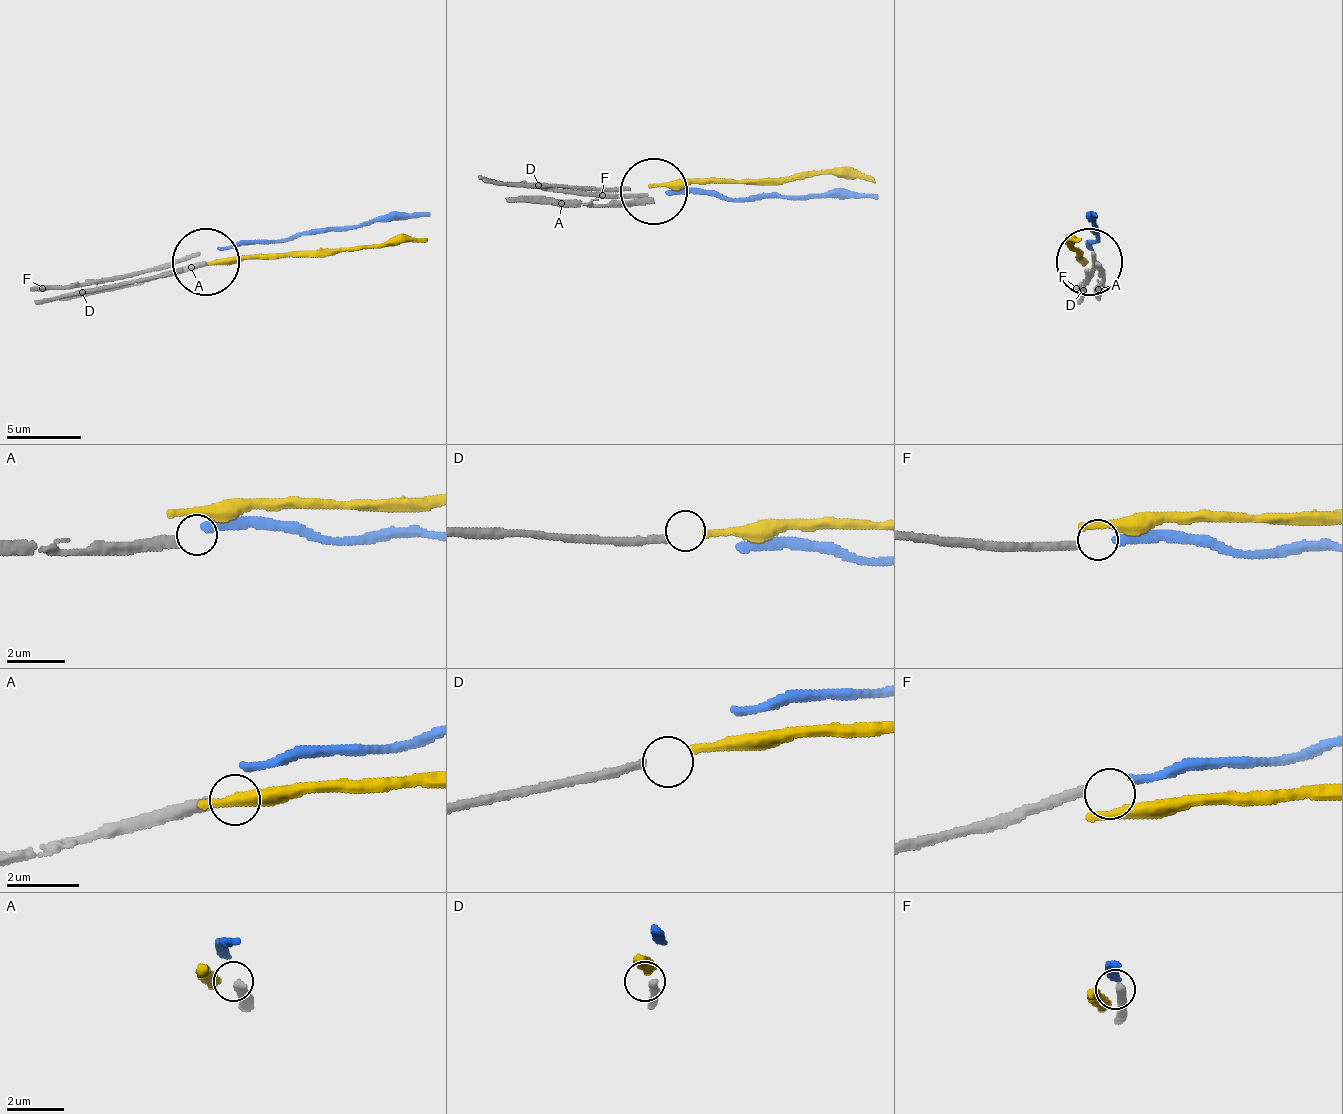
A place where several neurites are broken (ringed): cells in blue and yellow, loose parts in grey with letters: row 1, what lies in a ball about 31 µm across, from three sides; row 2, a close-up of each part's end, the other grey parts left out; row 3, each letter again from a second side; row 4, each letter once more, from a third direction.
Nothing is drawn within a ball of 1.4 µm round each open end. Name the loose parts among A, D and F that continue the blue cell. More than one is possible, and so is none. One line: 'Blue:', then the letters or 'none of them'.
Blue: F

